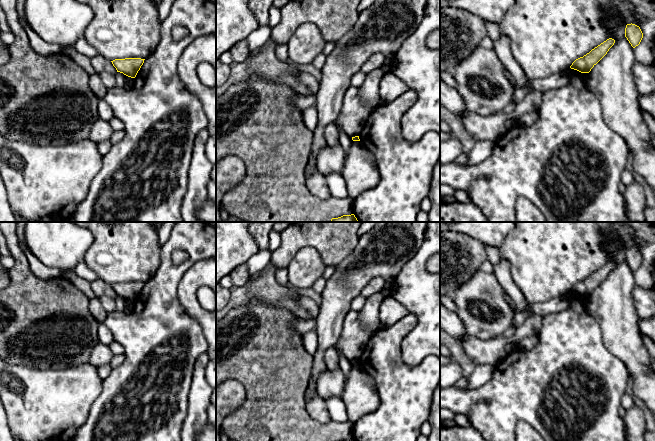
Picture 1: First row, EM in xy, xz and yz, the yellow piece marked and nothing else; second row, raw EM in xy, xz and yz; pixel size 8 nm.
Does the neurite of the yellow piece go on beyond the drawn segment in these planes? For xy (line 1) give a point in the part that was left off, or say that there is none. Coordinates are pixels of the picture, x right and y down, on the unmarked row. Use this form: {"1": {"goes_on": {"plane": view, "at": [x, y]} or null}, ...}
{"1": {"goes_on": null}}

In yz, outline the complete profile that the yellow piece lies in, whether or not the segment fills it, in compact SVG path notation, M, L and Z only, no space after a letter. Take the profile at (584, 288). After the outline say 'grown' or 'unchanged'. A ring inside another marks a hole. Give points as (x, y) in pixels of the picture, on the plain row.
M607 263L583 281L576 283L570 292L581 297L589 297L591 293L607 278L614 267L614 263Z | unchanged

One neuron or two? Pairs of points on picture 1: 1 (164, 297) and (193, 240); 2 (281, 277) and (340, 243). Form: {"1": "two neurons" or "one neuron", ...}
{"1": "one neuron", "2": "two neurons"}

